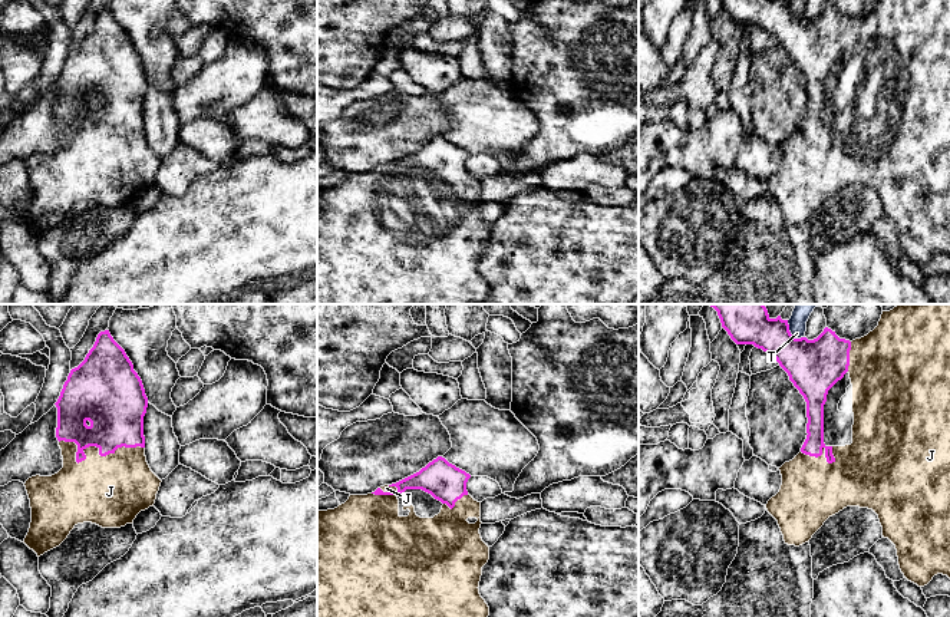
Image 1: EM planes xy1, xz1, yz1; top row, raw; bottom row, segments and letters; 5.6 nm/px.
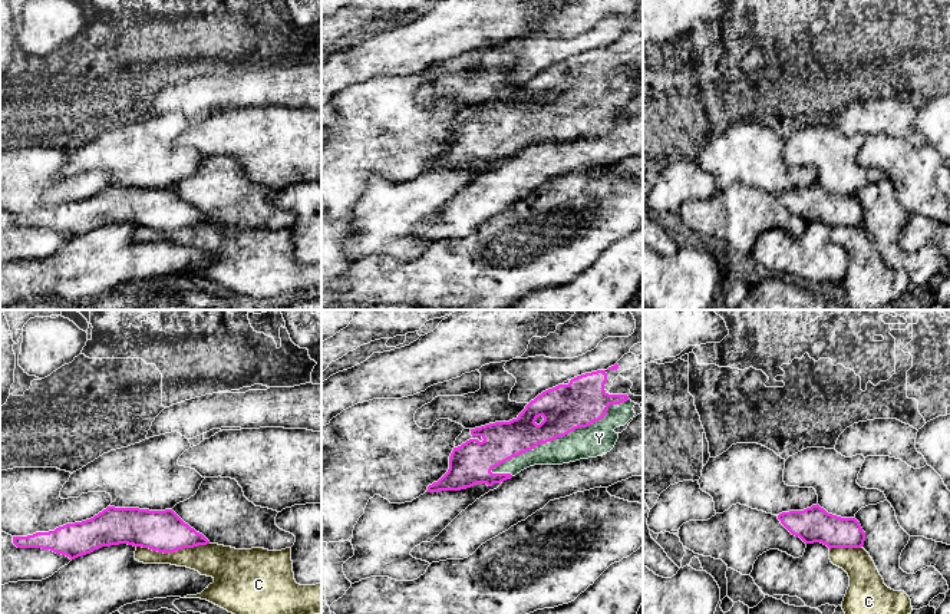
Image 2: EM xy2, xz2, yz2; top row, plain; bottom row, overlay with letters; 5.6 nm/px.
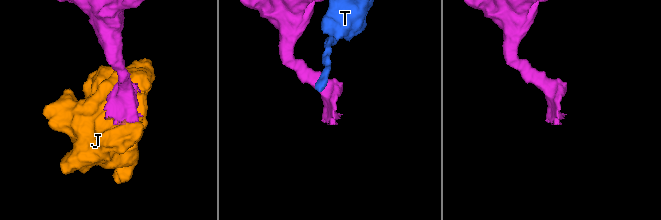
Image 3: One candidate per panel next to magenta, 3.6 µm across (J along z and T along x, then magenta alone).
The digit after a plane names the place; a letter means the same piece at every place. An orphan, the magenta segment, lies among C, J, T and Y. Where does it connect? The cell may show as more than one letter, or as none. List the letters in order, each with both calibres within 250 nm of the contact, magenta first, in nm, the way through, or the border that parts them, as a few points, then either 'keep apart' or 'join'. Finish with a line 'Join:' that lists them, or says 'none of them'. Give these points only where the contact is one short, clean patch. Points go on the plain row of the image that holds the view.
C: calibres 240 and 190 nm; keep apart
J: calibres 320 and 360 nm; join
T: calibres 300 and 90 nm; border yz1 (787, 0), (788, 9), (795, 16), (804, 16); keep apart
Y: calibres 260 and 180 nm; join
Join: J, Y

